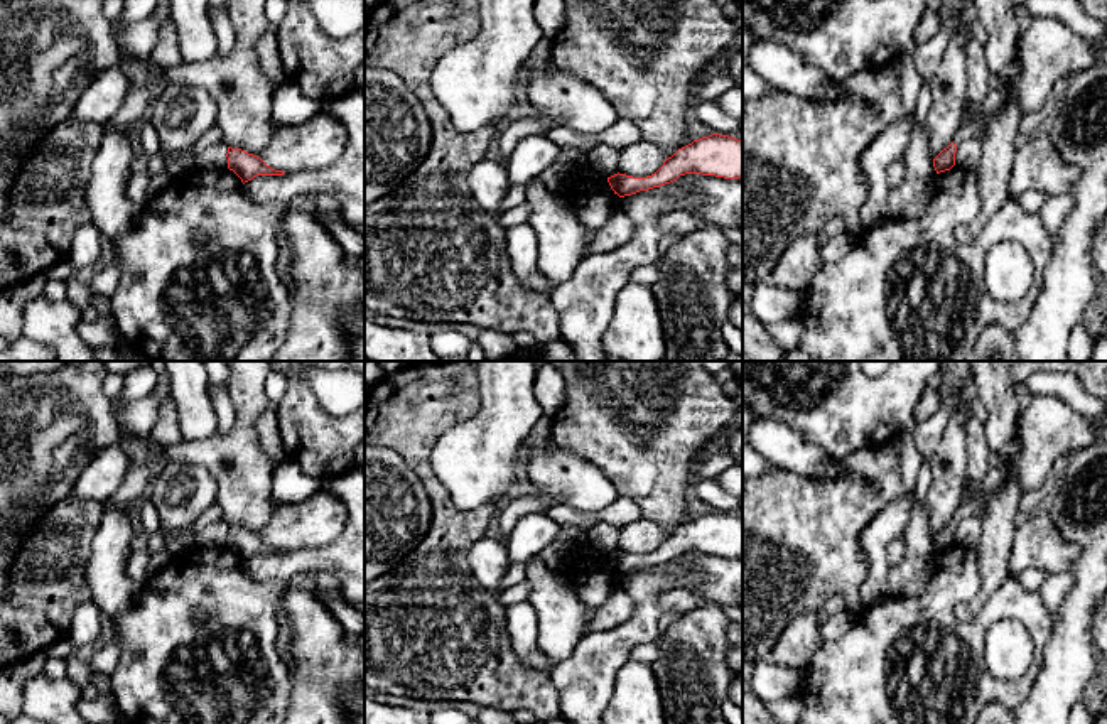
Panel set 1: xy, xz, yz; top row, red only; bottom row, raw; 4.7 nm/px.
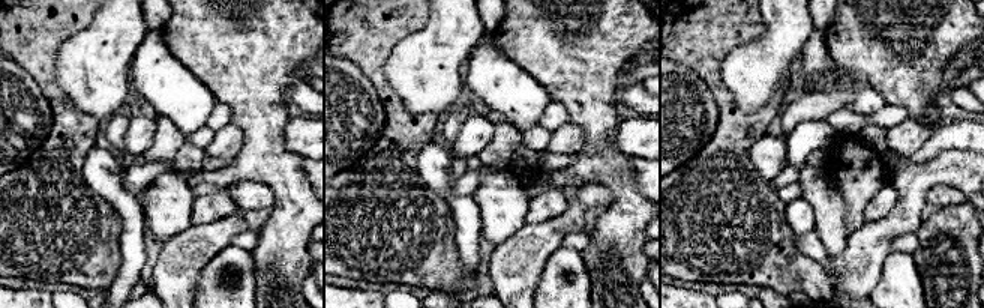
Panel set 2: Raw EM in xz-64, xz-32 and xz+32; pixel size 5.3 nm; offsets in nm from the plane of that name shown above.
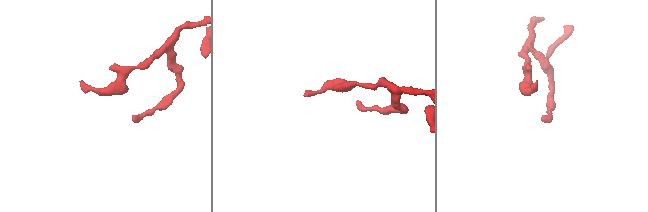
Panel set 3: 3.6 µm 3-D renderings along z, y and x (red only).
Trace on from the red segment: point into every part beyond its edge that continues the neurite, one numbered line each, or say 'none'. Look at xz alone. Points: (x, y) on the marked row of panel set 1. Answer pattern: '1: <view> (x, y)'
none

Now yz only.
1: yz (971, 129)

